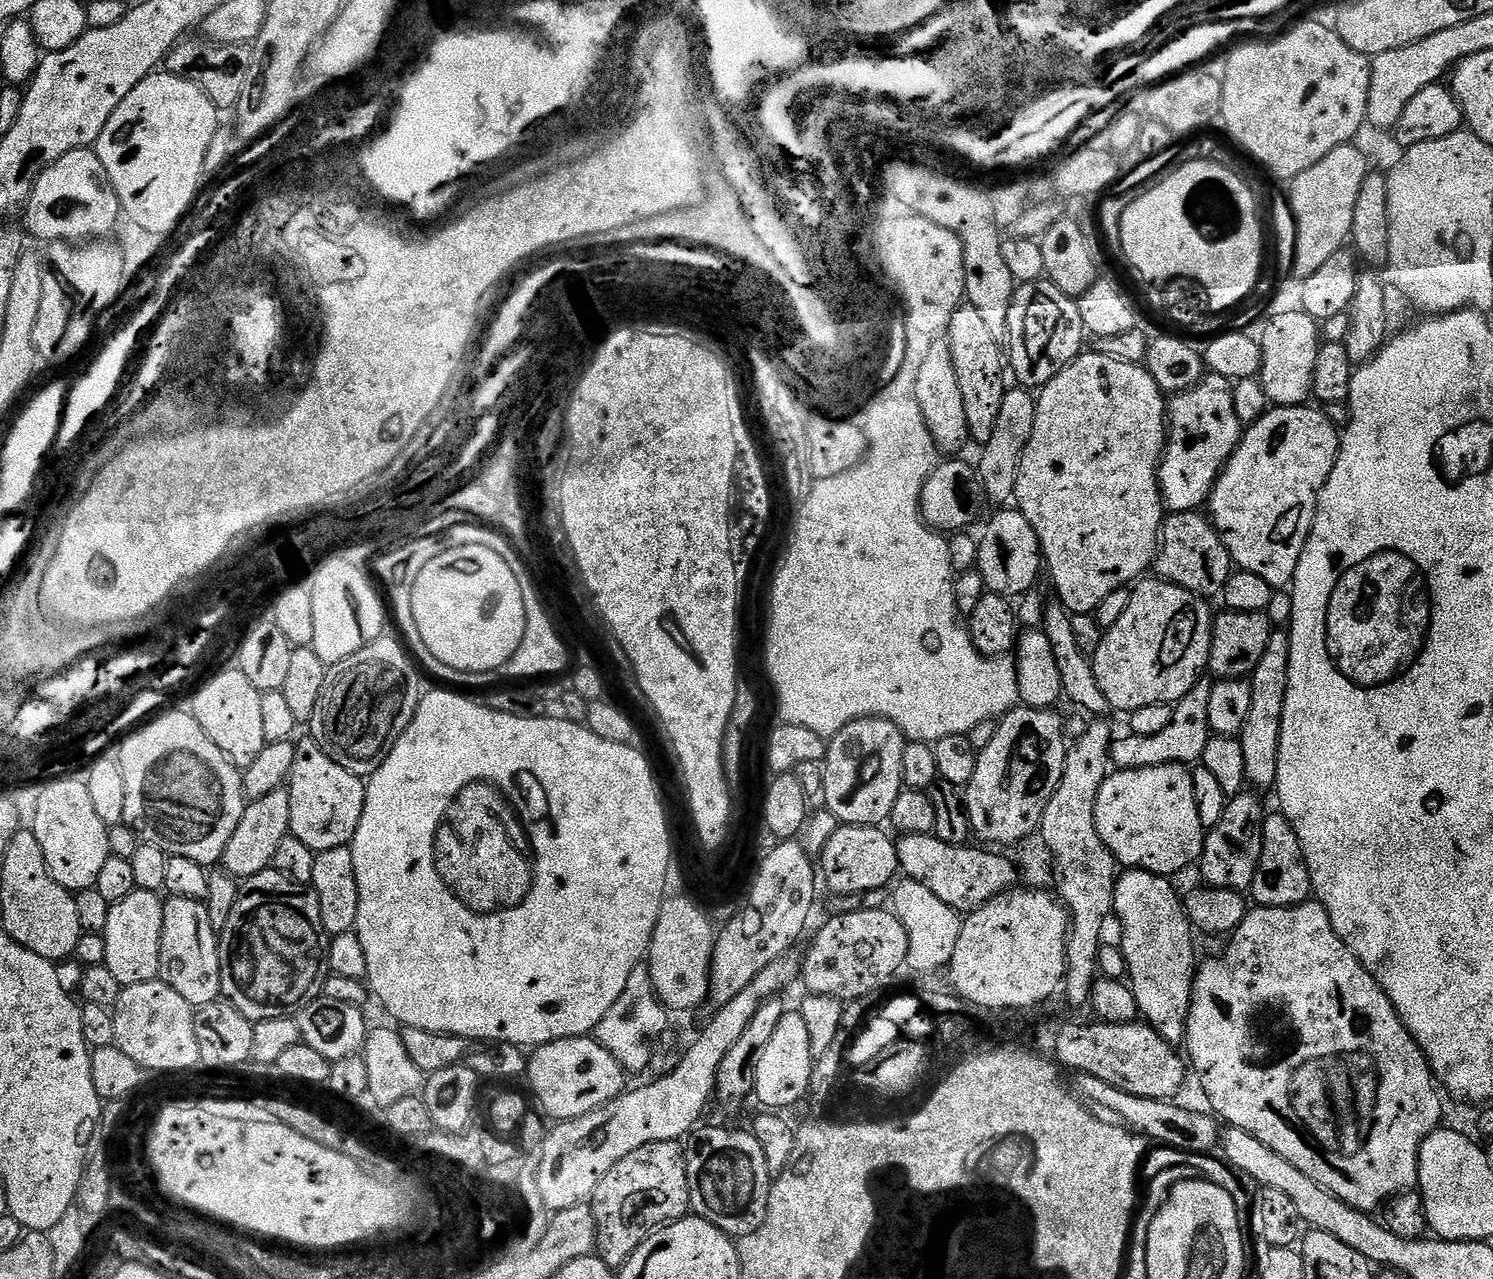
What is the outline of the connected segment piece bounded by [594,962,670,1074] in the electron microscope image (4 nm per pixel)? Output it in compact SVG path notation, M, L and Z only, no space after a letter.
M642 962L630 970L630 979L626 982L626 990L618 997L618 1002L610 1006L606 1018L598 1022L594 1038L624 1067L625 1073L647 1073L651 1066L651 1054L654 1044L661 1037L662 1032L670 1027L669 1009L665 1008L662 1001L656 996L652 979L648 973L647 963Z

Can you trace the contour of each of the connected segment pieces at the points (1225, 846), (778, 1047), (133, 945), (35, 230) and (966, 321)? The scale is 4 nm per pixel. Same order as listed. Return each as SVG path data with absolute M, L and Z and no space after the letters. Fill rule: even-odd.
M1245 790L1229 799L1218 826L1207 829L1204 849L1198 861L1200 876L1209 888L1221 888L1231 892L1247 893L1258 870L1258 858L1262 858L1262 826L1266 809L1260 805L1257 793Z
M798 1010L785 1011L784 1017L771 1035L770 1042L761 1051L756 1070L754 1096L764 1103L768 1110L784 1110L792 1108L805 1095L809 1095L812 1086L812 1070L814 1057L810 1050L810 1033L806 1030L806 1022L802 1022L802 1014Z
M141 888L126 894L122 902L112 905L110 918L106 918L106 926L102 933L106 942L104 964L123 987L129 988L159 977L163 913L164 900L157 893Z
M79 148L54 162L36 177L36 185L26 205L24 220L28 223L26 232L29 237L37 236L43 242L92 242L97 238L108 238L122 220L120 203L114 186L106 174L106 166L92 148Z
M961 303L960 309L950 318L946 333L946 343L950 346L950 358L954 362L954 374L958 374L958 386L962 389L962 406L966 406L966 426L968 435L980 446L989 442L1001 413L1002 400L1006 391L1006 356L1001 341L990 334L986 321L974 310L970 303Z

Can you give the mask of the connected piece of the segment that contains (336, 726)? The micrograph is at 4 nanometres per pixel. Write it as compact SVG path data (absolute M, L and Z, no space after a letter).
M381 636L373 644L367 644L362 650L358 650L358 654L350 654L350 658L329 667L326 682L322 682L322 694L318 694L318 706L314 706L310 721L311 739L316 740L324 753L338 762L338 766L361 778L371 778L378 766L386 762L390 750L396 745L396 740L404 733L406 726L410 726L420 705L421 673L403 643L396 638L391 640L390 636Z

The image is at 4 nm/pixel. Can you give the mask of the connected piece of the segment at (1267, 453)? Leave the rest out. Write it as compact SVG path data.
M1273 407L1262 418L1258 418L1258 422L1247 425L1236 453L1220 472L1206 505L1207 515L1220 531L1233 565L1241 572L1258 574L1258 578L1270 582L1273 590L1287 589L1292 583L1298 570L1298 558L1302 558L1306 538L1316 517L1320 491L1330 478L1340 453L1341 433L1337 425L1332 424L1319 407L1312 407Z

